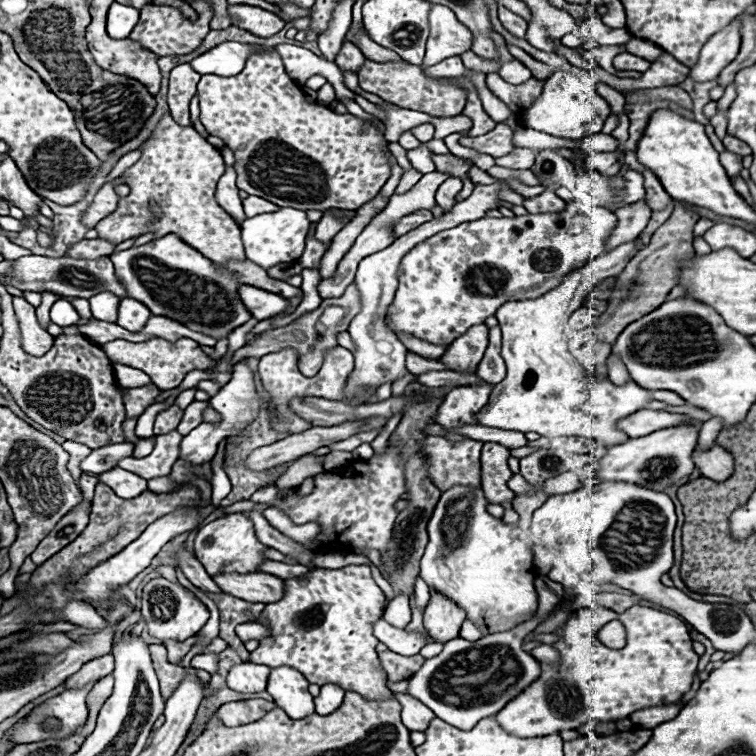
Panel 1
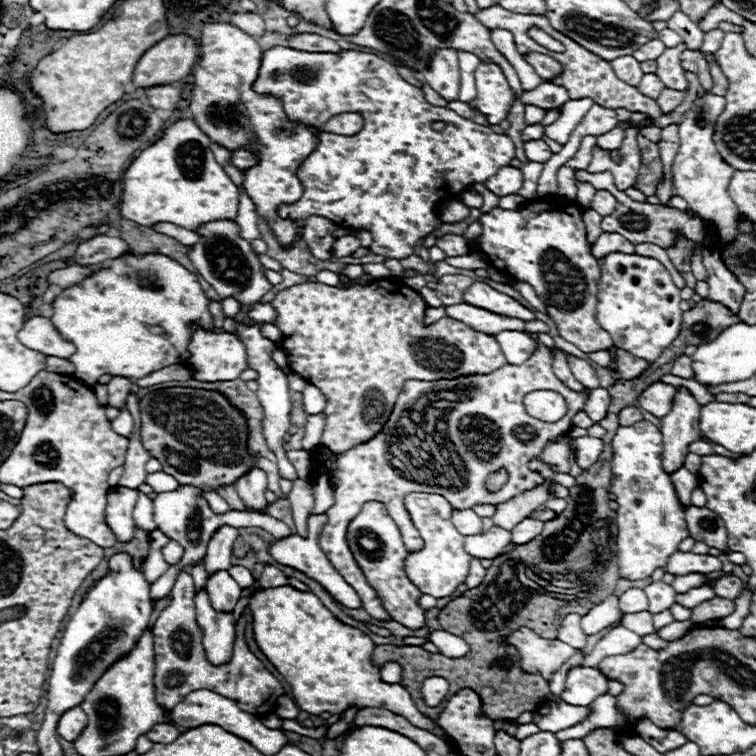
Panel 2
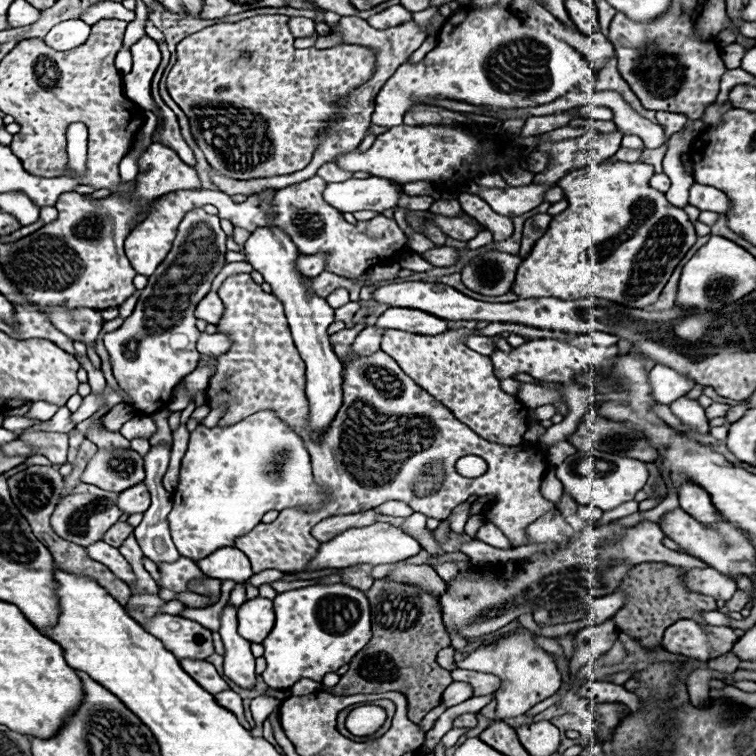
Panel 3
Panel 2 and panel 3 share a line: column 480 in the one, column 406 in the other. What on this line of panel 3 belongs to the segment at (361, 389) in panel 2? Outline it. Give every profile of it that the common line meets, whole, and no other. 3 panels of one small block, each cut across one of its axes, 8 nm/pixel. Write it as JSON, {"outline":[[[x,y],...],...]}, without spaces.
{"outline":[[[386,330],[382,338],[382,352],[398,362],[398,366],[436,400],[454,412],[454,416],[472,428],[488,442],[518,446],[528,430],[528,408],[516,396],[506,394],[494,378],[492,362],[462,344],[462,338],[474,334],[472,330],[446,330],[438,336],[420,336],[402,330]]]}

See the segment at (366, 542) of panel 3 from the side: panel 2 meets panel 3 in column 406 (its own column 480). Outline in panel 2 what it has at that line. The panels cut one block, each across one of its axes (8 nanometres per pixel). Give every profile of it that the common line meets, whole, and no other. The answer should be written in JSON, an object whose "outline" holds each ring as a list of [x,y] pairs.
{"outline":[[[490,528],[484,534],[468,536],[464,540],[464,548],[474,558],[496,558],[510,544],[510,532],[504,528]]]}

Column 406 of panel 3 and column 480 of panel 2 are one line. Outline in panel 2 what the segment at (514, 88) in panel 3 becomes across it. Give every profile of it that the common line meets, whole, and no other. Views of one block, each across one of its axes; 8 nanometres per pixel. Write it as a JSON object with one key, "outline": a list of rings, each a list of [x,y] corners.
{"outline":[[[482,62],[474,72],[474,80],[478,96],[470,102],[470,106],[486,114],[490,124],[500,124],[514,102],[514,92],[502,74],[502,68],[494,62]]]}

